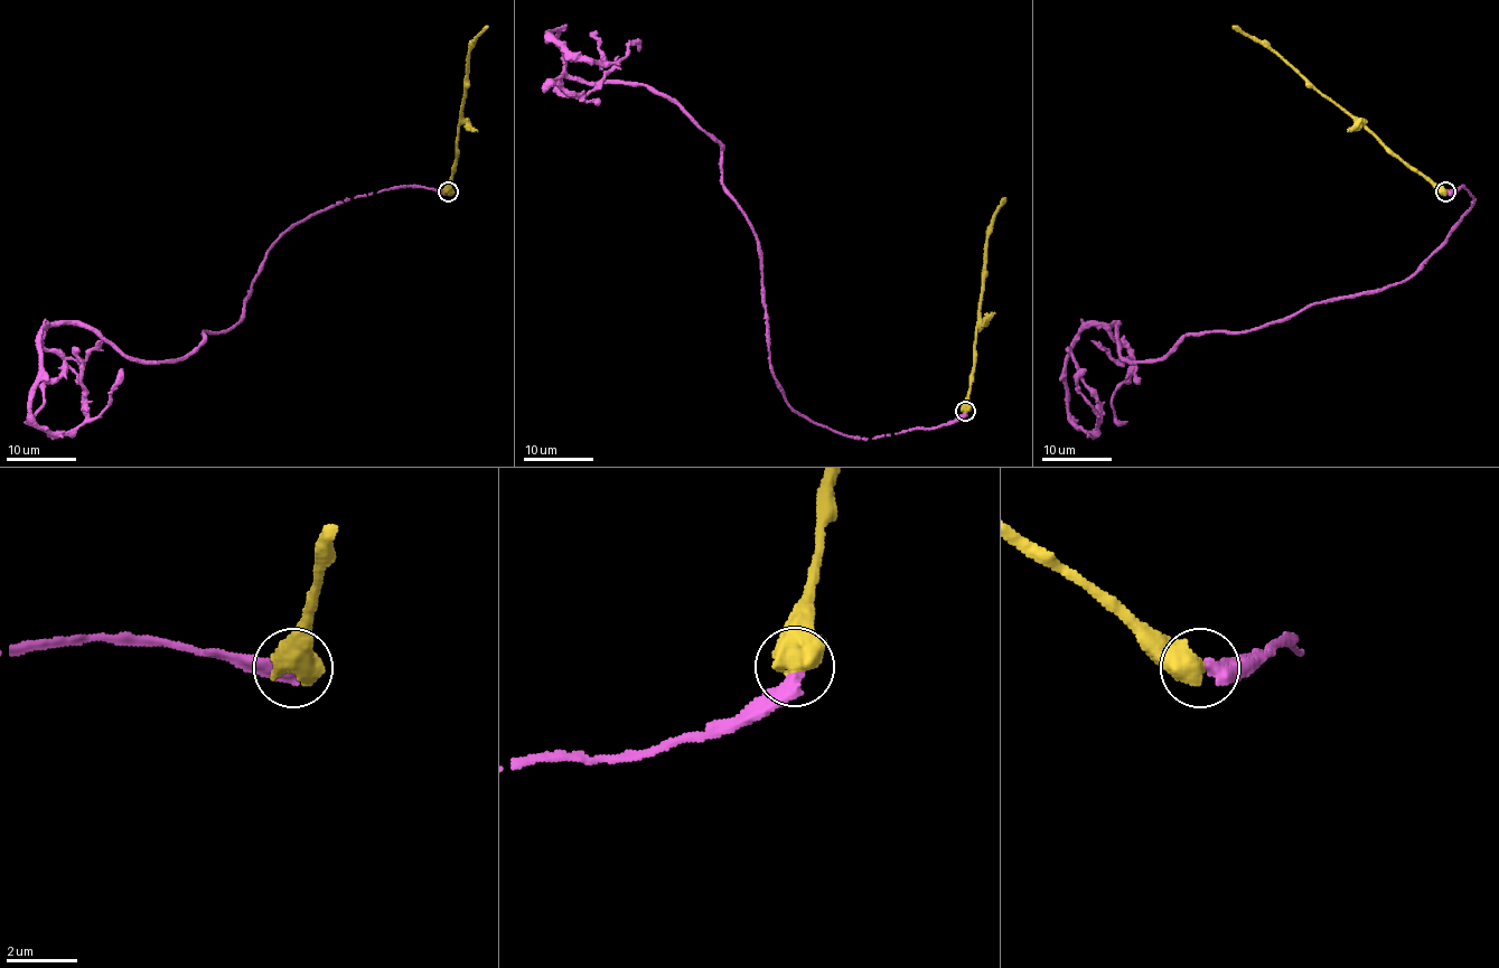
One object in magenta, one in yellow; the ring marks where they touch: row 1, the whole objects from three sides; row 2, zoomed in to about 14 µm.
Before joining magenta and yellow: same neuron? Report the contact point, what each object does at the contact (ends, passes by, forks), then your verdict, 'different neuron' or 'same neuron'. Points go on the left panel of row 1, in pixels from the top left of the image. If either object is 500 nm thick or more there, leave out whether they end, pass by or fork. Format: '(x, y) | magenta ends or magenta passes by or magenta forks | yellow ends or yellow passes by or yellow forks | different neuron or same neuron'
(448, 191) | different neuron

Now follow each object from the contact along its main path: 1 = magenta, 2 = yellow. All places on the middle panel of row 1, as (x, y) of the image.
1: (966, 412), (853, 438), (788, 404), (715, 140), (642, 85), (565, 72), (549, 33), (605, 63), (590, 33)
2: (966, 410), (985, 242), (992, 218), (1006, 198)

